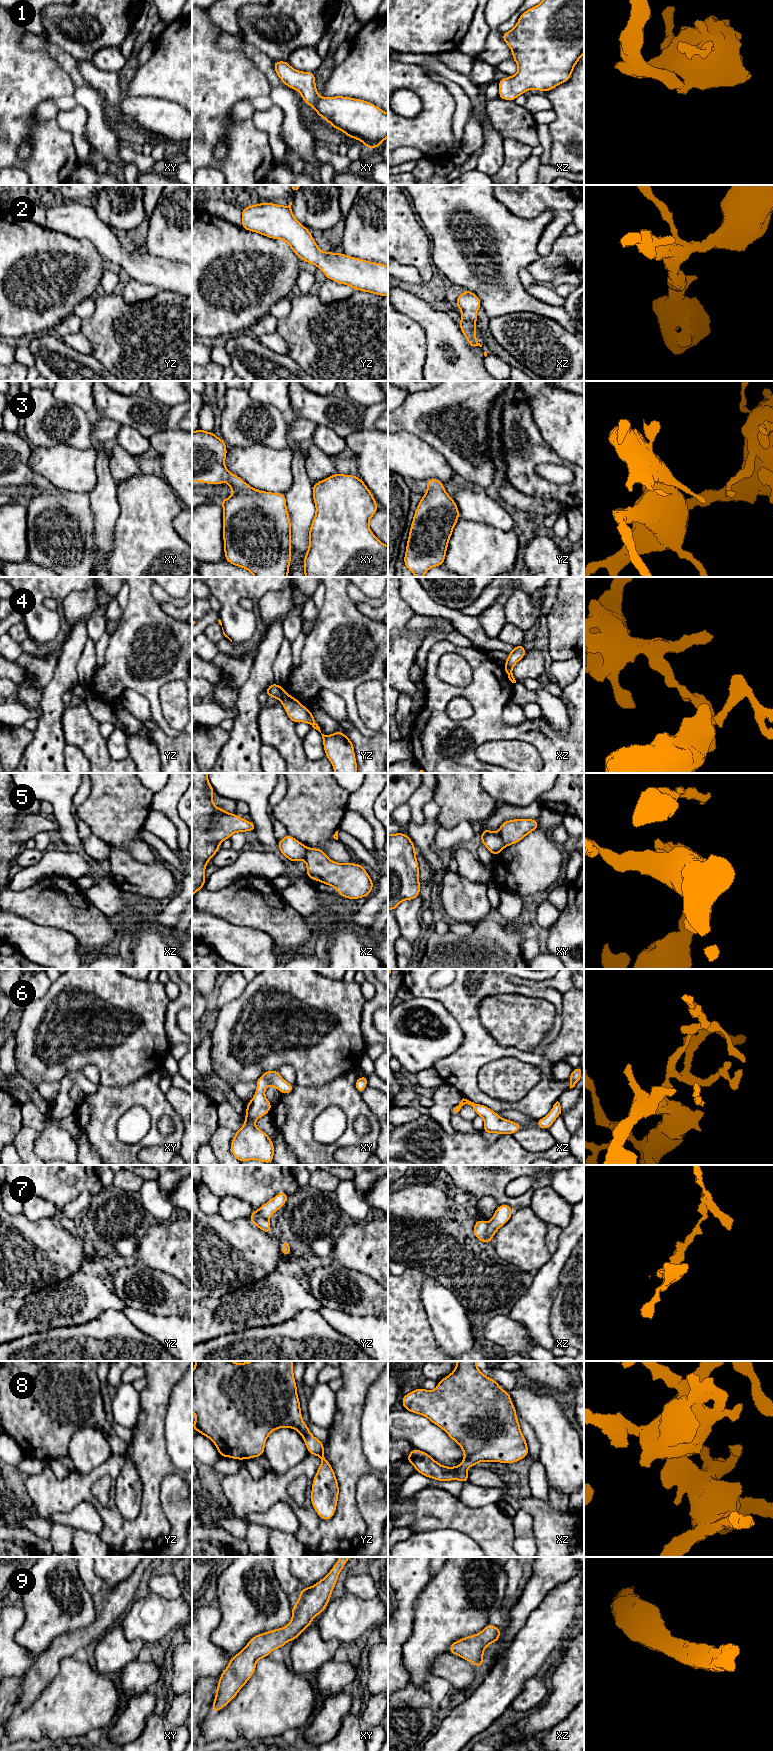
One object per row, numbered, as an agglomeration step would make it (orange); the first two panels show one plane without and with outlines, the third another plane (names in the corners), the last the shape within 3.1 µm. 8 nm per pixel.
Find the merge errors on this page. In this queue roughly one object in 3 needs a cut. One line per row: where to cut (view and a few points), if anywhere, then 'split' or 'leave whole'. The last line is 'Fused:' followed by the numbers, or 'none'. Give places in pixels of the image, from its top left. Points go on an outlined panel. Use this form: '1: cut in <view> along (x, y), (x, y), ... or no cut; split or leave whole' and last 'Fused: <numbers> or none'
1: no cut; leave whole
2: no cut; leave whole
3: no cut; leave whole
4: cut in xz along (504, 666), (511, 669); split
5: cut in xy along (498, 834), (505, 845); split
6: no cut; leave whole
7: cut in xz along (489, 1222), (486, 1228), (486, 1235), (491, 1239); split
8: no cut; leave whole
9: no cut; leave whole
Fused: 4, 5, 7

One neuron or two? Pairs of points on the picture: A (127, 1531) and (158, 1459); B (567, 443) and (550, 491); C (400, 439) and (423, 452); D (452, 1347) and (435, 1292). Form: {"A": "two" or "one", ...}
{"A": "one", "B": "two", "C": "one", "D": "one"}

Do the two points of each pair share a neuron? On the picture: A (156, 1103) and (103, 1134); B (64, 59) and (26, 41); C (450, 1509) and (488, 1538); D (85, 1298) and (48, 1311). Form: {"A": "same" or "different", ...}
{"A": "same", "B": "same", "C": "same", "D": "same"}

